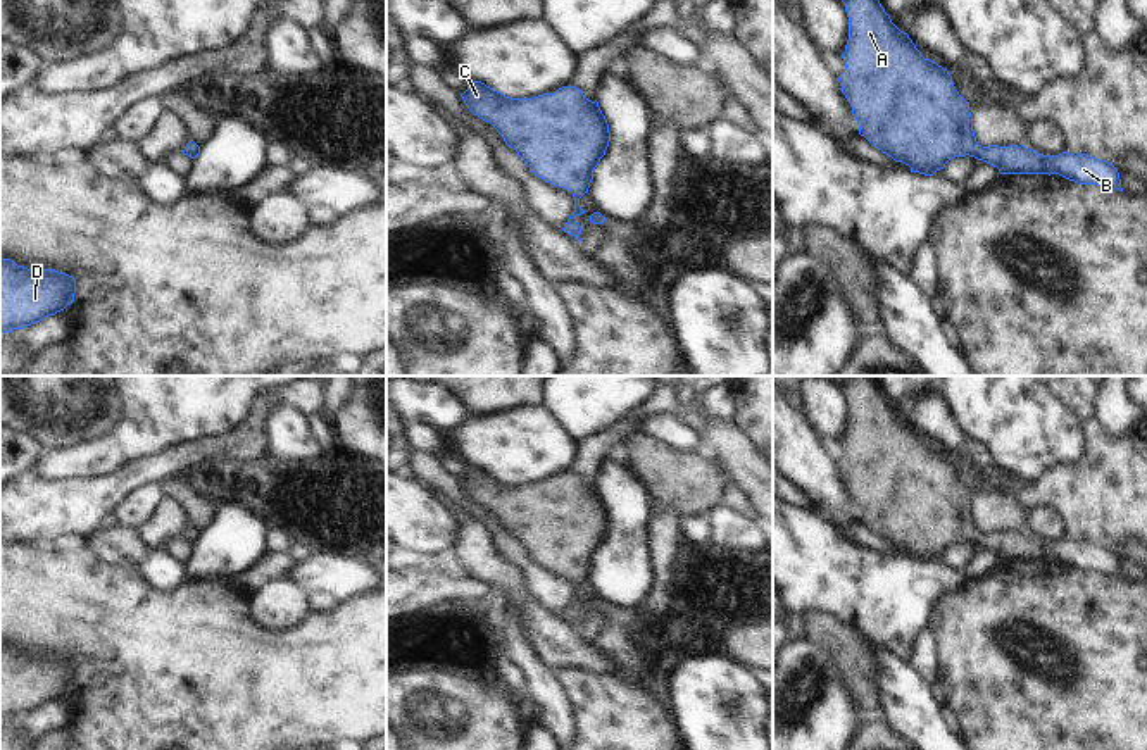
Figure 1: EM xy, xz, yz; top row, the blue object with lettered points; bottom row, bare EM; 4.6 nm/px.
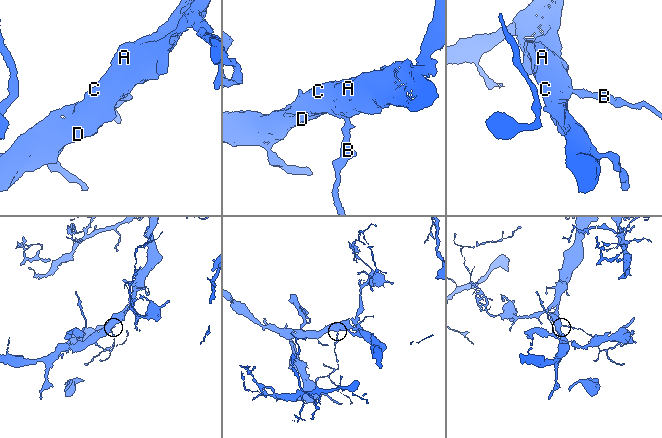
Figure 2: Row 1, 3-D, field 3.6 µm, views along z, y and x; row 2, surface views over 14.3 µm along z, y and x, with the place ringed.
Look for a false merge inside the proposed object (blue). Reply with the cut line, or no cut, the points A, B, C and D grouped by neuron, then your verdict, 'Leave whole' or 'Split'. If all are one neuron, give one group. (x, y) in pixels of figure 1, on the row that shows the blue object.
No split. Groups: A B C D. Leave whole.

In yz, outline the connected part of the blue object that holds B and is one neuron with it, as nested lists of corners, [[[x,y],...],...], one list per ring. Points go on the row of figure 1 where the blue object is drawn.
[[[842,0],[849,17],[849,40],[842,53],[845,69],[838,78],[852,107],[859,134],[873,147],[911,167],[911,172],[933,176],[954,157],[975,157],[1000,174],[1059,174],[1078,184],[1119,190],[1118,169],[1087,153],[1042,155],[1025,145],[981,147],[973,131],[969,103],[959,95],[947,69],[924,59],[907,33],[900,31],[880,0]]]

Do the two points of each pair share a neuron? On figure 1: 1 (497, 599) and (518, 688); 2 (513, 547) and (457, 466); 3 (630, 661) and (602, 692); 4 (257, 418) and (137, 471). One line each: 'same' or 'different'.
1: same
2: different
3: different
4: same

